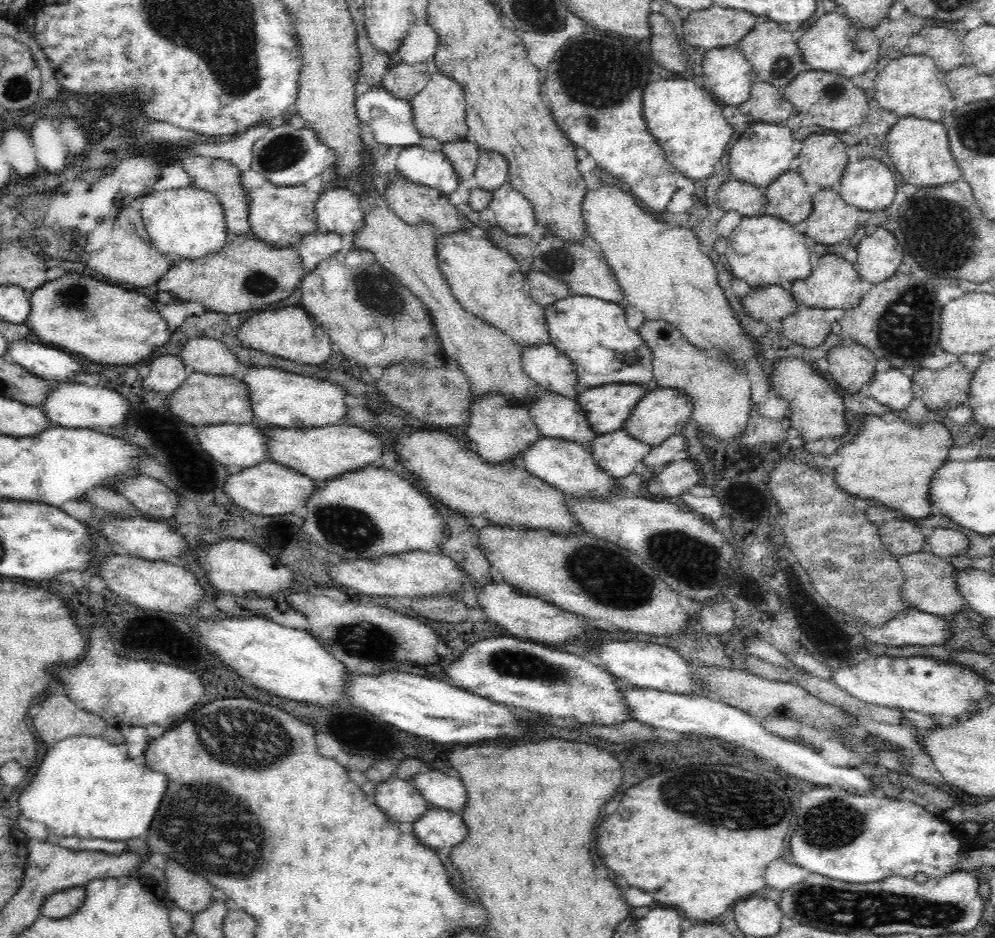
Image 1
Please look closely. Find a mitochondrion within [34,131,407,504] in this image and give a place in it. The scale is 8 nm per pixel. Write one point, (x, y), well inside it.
(260, 284)

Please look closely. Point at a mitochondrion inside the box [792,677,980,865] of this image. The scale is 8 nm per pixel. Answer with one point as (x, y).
(835, 824)

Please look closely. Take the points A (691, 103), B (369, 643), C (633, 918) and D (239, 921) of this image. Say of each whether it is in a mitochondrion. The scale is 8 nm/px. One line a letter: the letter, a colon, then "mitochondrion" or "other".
A: other
B: mitochondrion
C: other
D: other

